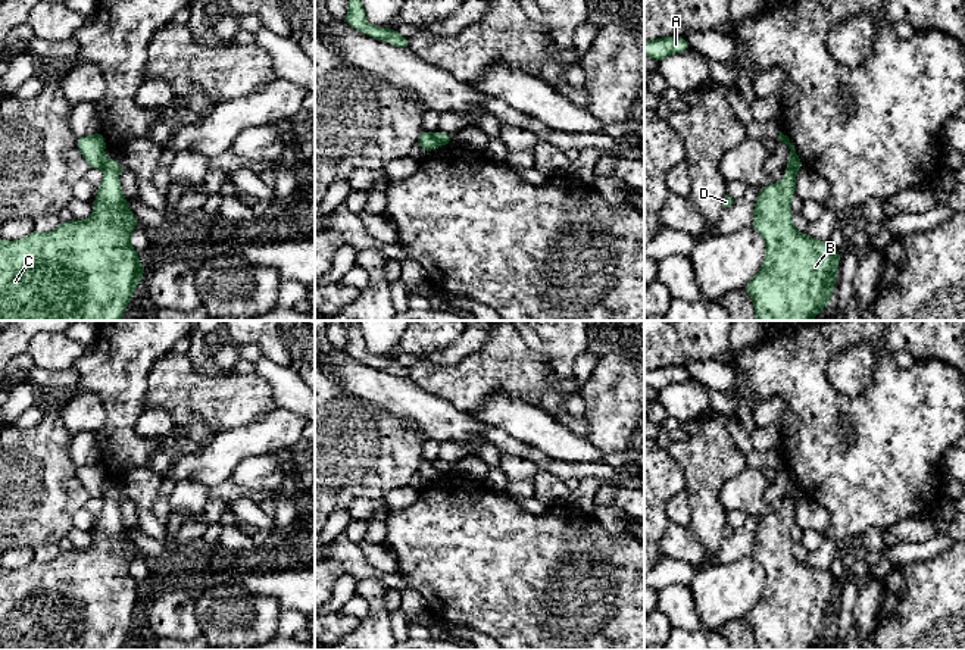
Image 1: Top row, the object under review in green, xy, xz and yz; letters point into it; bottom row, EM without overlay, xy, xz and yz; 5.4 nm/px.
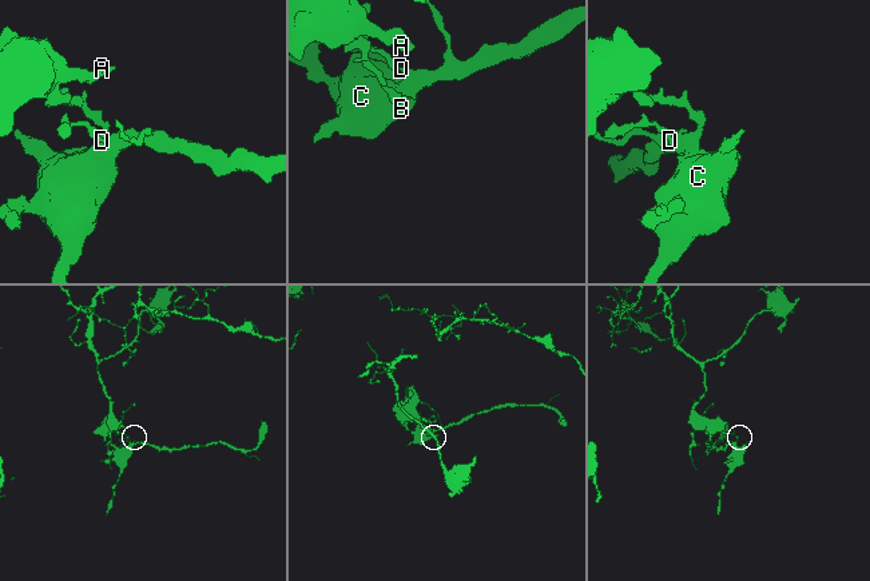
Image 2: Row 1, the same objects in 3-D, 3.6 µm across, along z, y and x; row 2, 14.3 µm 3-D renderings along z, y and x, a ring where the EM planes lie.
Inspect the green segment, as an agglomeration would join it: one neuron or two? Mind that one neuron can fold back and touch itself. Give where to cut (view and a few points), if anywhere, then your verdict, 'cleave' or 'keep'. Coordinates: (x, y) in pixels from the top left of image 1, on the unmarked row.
xz (433, 463), (440, 474) | cleave

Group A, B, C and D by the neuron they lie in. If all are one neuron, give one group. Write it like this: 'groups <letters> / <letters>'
groups A / B C D

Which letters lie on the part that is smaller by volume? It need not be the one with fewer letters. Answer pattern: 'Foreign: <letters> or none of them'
Foreign: B, C, D

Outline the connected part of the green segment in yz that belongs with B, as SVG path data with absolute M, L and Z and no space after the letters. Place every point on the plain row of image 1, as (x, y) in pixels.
M790 494L784 499L786 506L780 512L761 516L758 522L752 557L761 563L766 579L759 601L743 618L752 626L758 650L812 650L833 626L840 579L794 557L796 499Z

